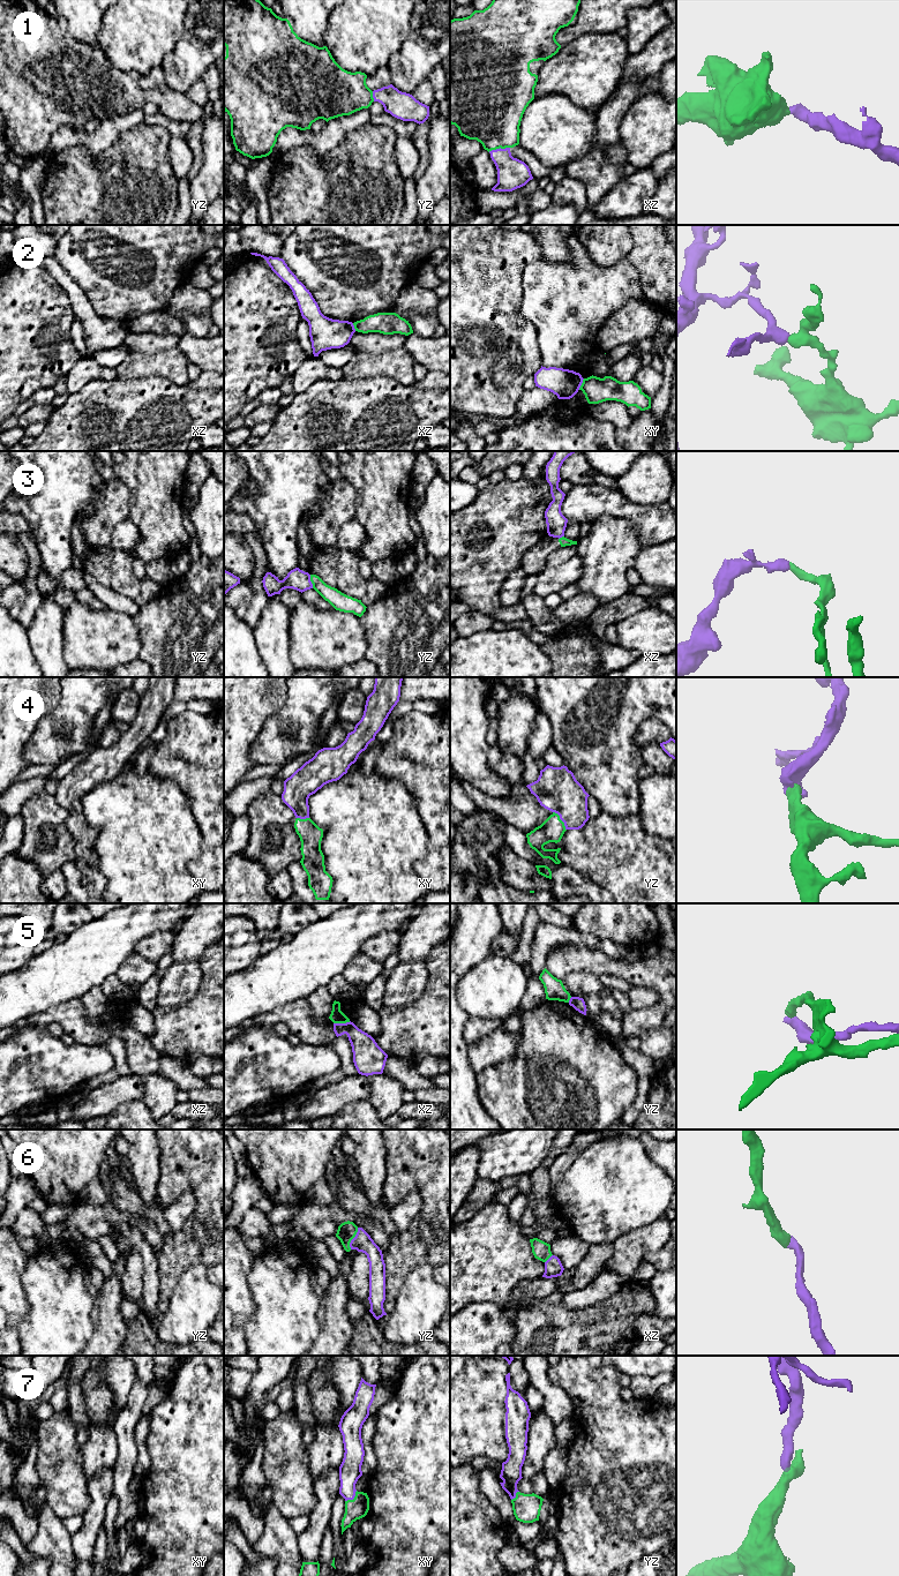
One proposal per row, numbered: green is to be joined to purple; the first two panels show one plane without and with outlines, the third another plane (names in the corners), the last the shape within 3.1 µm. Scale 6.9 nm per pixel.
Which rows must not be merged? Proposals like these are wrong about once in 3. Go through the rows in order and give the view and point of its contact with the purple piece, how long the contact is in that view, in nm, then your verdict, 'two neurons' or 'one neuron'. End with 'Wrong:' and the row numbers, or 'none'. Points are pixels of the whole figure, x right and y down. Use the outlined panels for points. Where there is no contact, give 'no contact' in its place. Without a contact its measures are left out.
1: xz (500, 148) | 160 nm | one neuron
2: xy (581, 384) | 90 nm | two neurons
3: yz (311, 582) | 100 nm | two neurons
4: yz (561, 819) | 160 nm | one neuron
5: xz (342, 1023) | 120 nm | two neurons
6: yz (353, 1238) | 160 nm | one neuron
7: xy (352, 1499) | 120 nm | one neuron
Wrong: 2, 3, 5

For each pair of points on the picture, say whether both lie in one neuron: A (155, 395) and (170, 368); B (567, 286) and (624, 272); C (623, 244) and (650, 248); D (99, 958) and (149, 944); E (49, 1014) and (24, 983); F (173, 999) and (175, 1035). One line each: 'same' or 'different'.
A: different
B: same
C: different
D: different
E: different
F: different

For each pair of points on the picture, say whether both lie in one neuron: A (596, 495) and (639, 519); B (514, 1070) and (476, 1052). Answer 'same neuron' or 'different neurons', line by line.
A: same neuron
B: different neurons

